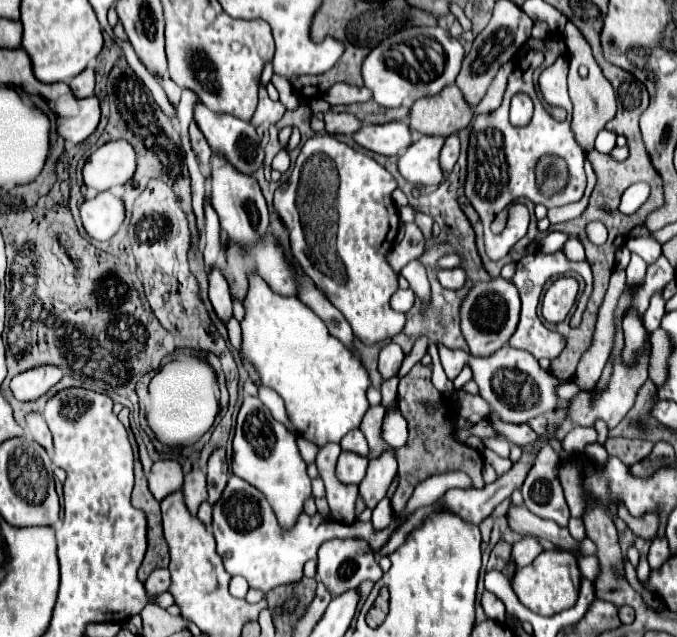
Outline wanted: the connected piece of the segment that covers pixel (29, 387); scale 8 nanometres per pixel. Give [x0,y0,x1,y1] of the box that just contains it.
[10,366,62,402]

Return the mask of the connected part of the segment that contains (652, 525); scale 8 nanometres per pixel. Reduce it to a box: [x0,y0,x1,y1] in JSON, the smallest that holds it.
[618,504,660,540]

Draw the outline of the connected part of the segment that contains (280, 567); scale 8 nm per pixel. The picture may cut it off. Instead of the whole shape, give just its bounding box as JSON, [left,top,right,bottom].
[212,472,470,594]

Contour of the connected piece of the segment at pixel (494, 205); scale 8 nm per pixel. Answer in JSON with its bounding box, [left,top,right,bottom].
[464,50,586,260]

